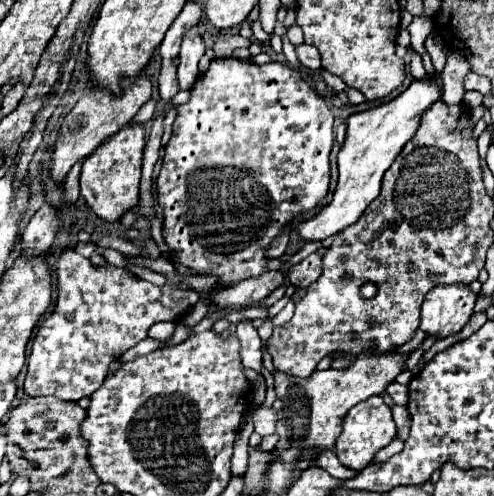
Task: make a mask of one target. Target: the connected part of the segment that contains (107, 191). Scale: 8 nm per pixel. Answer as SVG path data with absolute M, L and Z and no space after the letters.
M126 125L112 137L108 137L90 157L86 157L80 175L80 191L90 209L104 221L116 223L120 217L138 205L142 149L146 137L142 125Z

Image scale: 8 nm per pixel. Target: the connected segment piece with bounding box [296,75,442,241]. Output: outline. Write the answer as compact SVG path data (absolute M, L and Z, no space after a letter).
M428 75L426 79L412 81L412 85L396 99L382 103L376 109L368 109L368 111L354 113L348 117L346 141L344 141L342 151L338 153L338 173L340 175L338 175L338 185L336 185L334 197L320 213L316 213L312 219L302 221L296 227L302 241L324 241L324 239L340 233L348 225L356 223L356 219L364 213L364 209L380 195L382 175L392 165L394 157L402 151L406 141L410 141L414 137L424 109L428 109L428 105L438 101L442 95L436 85L436 77L438 75Z

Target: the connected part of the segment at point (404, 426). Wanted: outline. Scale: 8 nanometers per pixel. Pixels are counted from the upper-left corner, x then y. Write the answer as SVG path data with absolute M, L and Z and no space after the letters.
M394 405L392 407L392 413L394 413L396 427L398 427L398 437L400 439L406 439L408 433L410 433L410 413L408 413L408 409Z

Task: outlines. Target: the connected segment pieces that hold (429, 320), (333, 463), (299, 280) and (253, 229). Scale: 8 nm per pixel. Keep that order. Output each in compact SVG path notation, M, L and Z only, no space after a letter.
M436 285L422 303L420 329L434 337L450 337L458 333L472 317L476 293L468 285Z
M330 449L320 451L318 457L316 457L316 461L314 461L314 465L316 465L316 467L322 467L324 471L328 471L328 473L330 473L332 477L336 477L336 479L350 479L350 477L356 475L356 471L344 467L344 465L338 461L338 457L334 455L334 451L330 451Z
M312 253L304 261L294 265L290 273L284 275L284 279L288 285L306 289L312 281L316 281L316 277L320 277L320 273L322 273L322 257L320 253Z
M218 57L212 59L206 73L198 75L194 85L190 87L190 99L184 105L176 107L178 115L174 121L172 137L166 145L166 155L162 159L162 169L156 179L156 201L164 215L164 227L162 235L170 249L176 253L176 261L194 269L200 275L218 275L220 285L232 287L248 277L258 277L266 271L268 259L264 257L264 251L272 243L272 239L282 231L282 227L298 217L300 213L308 213L318 207L318 203L328 195L328 183L330 183L330 149L334 143L334 115L330 107L324 103L322 97L318 97L310 85L300 77L296 69L290 69L288 65L270 61L266 65L256 65L252 61L240 61L234 57Z

